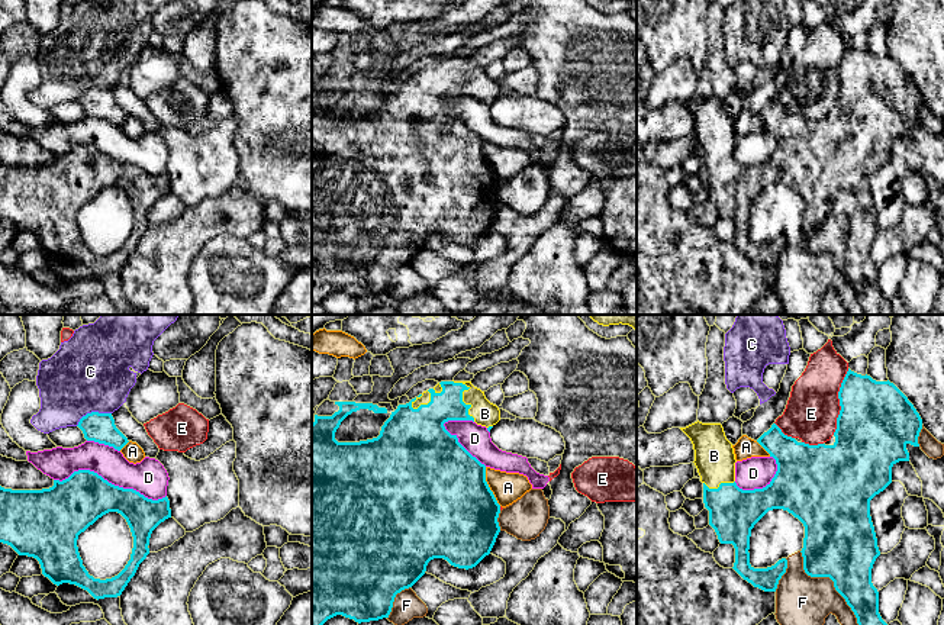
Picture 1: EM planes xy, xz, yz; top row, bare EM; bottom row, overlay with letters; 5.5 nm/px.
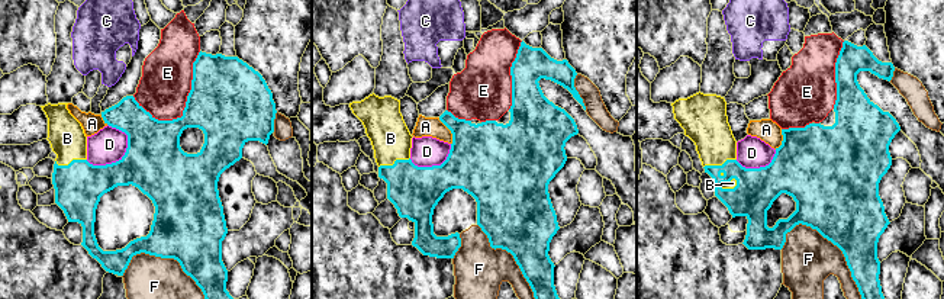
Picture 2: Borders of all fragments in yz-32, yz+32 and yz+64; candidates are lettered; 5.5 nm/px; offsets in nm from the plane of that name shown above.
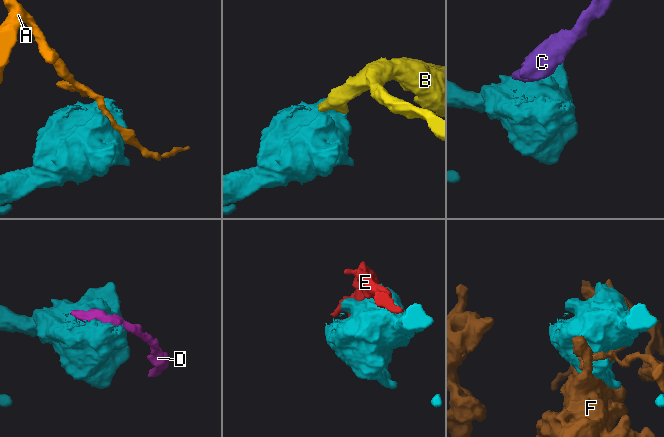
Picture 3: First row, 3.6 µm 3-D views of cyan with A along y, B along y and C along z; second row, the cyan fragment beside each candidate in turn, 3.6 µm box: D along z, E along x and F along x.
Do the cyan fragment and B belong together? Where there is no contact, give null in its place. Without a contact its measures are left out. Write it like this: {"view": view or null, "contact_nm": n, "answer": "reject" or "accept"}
{"view": "xz", "contact_nm": 260, "answer": "accept"}

